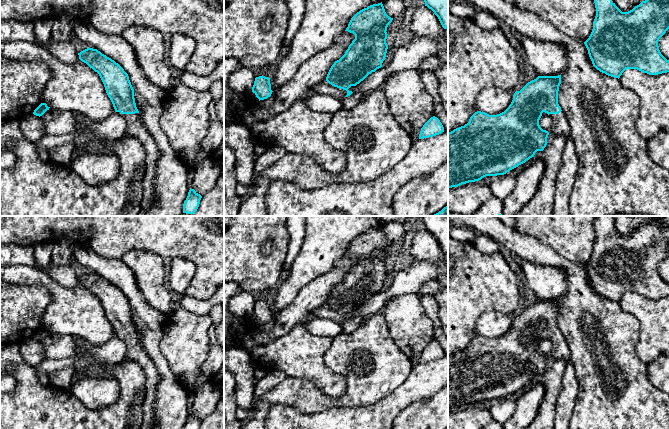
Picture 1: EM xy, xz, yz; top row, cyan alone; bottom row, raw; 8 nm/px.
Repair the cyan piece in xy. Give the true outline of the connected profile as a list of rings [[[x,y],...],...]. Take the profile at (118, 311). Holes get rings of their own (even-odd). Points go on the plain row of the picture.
[[[88,271],[78,279],[82,286],[99,298],[115,335],[125,342],[125,359],[138,363],[145,373],[146,397],[142,406],[141,429],[152,429],[157,422],[155,403],[160,375],[141,346],[129,300],[118,287],[97,273]]]

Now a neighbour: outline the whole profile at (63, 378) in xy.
[[[69,366],[48,374],[50,385],[69,391],[75,376],[75,367]]]

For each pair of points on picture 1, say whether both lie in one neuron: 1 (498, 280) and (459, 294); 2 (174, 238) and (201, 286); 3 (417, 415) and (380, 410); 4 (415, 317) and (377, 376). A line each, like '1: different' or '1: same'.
1: same
2: same
3: different
4: different

